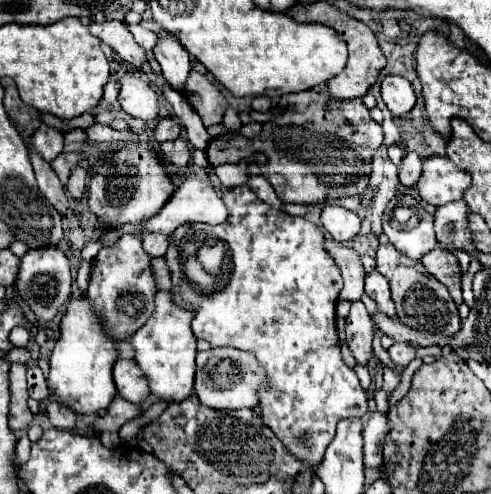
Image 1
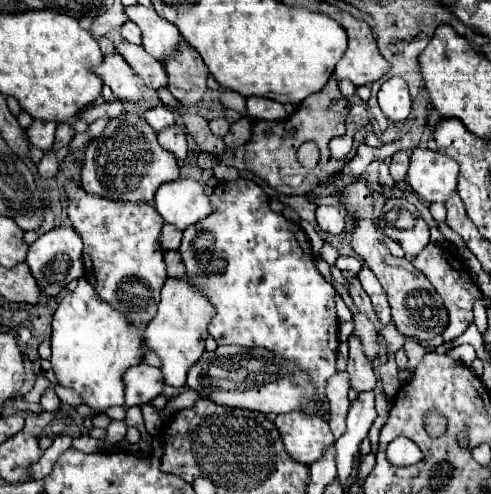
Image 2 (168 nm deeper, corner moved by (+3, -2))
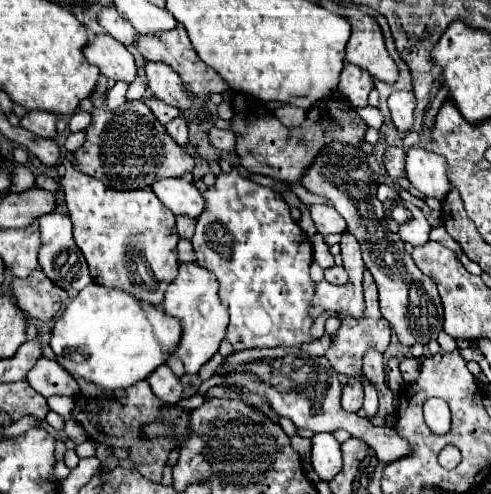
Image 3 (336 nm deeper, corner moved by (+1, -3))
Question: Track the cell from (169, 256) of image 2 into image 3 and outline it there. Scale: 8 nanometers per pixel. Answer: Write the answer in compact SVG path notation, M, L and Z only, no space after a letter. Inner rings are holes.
M179 240L179 262L193 262L195 260L195 252L193 252L193 246L189 240Z

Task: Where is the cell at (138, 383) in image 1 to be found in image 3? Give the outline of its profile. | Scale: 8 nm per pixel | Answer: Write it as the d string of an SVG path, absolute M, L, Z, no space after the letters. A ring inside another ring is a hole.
M159 366L149 378L147 382L151 384L153 394L163 400L165 404L177 404L183 398L183 386L181 380L171 372L169 366Z

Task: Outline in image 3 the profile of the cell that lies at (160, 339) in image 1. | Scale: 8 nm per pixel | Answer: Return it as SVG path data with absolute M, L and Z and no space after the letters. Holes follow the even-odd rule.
M195 262L181 264L179 276L167 288L163 310L169 316L175 316L181 320L183 336L181 336L179 348L175 350L175 356L179 356L183 360L187 374L197 374L199 368L219 350L219 344L223 342L227 324L229 324L229 312L221 304L219 284L217 284L217 278L213 276L213 272L197 266Z

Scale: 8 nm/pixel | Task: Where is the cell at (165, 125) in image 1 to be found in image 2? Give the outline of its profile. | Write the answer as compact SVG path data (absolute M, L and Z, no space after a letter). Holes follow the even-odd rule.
M153 107L149 111L145 111L145 121L153 127L153 131L163 131L171 125L175 125L175 115L173 111L169 111L167 107Z

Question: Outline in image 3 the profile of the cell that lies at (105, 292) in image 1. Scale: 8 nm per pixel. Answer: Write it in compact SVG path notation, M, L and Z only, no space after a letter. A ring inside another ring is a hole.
M67 164L61 188L73 222L73 238L89 264L93 280L159 306L179 268L175 214L159 202L151 188L111 190L97 178L77 172L71 164Z

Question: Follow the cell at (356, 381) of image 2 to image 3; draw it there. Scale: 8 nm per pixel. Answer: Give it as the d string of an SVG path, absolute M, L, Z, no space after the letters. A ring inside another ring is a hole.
M349 378L349 384L343 388L343 396L341 396L341 406L347 412L359 412L363 404L363 386L361 386L361 378Z

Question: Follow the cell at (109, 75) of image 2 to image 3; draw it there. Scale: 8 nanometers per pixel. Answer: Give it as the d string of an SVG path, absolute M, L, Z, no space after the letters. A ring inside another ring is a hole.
M99 34L83 48L83 54L89 64L99 66L101 74L113 80L133 82L137 76L137 66L131 52L109 34Z

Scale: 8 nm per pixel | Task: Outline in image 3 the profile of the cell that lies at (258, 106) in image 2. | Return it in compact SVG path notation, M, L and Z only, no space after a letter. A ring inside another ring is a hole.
M283 106L279 110L275 110L275 116L287 126L287 128L295 128L299 126L305 116L307 116L307 110L305 108L297 108L297 106Z

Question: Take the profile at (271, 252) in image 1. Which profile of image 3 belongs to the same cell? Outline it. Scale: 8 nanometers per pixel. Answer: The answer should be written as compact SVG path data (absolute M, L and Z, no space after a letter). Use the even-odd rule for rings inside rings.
M235 168L225 174L217 174L217 182L203 194L205 198L205 210L201 212L201 216L197 218L197 228L195 228L195 236L191 238L193 242L193 248L195 248L195 254L197 254L197 264L205 266L207 270L211 270L217 280L219 280L219 294L221 294L221 302L227 306L229 314L231 314L231 322L229 322L229 328L227 328L227 340L233 344L235 350L247 350L247 348L275 348L275 346L301 346L303 342L311 342L311 326L313 326L313 320L309 318L307 310L311 306L311 298L315 294L315 284L311 282L309 278L309 264L313 260L313 246L311 246L311 240L307 240L305 232L297 226L297 222L291 218L289 214L289 206L287 202L281 198L281 194L273 192L271 188L265 188L261 184L255 184L247 178L243 178Z

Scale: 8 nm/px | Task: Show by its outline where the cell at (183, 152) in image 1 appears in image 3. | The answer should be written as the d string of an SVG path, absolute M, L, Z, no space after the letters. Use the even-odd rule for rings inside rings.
M177 116L175 120L167 122L165 128L167 128L167 132L171 134L171 138L173 138L177 144L181 144L181 146L187 144L187 120L185 120L183 116Z

